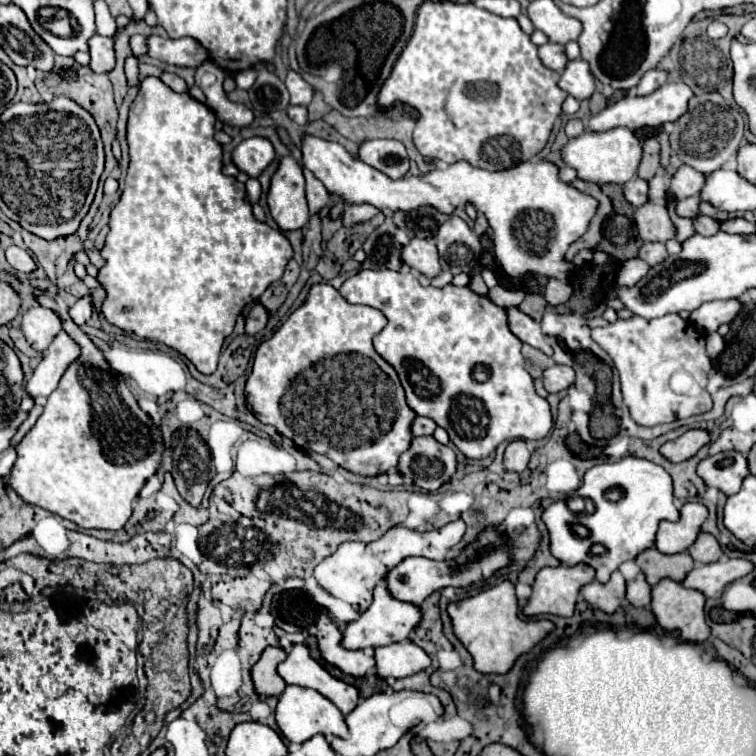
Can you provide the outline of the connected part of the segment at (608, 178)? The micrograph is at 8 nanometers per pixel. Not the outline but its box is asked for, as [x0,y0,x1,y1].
[564,128,642,184]

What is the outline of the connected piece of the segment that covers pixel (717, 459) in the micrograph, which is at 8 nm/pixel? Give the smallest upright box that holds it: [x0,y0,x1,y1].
[698,452,748,496]

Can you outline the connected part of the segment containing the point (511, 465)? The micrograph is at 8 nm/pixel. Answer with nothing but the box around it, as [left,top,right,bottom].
[504,440,530,472]

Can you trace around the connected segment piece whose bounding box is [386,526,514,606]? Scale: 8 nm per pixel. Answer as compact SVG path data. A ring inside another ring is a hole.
M488 526L484 528L476 540L472 540L460 554L460 558L454 560L428 560L428 558L406 558L404 562L400 562L396 568L392 568L386 576L386 586L390 590L390 594L398 600L410 602L410 604L422 604L432 592L442 590L446 586L452 588L464 588L470 586L474 582L482 582L488 580L494 572L510 566L514 562L512 558L512 548L514 542L512 538L508 538L508 534L500 534L500 530L496 526Z

